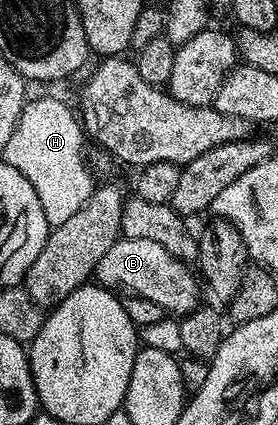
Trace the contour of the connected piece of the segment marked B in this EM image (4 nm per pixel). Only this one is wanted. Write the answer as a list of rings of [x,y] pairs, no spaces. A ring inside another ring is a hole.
[[[121,237],[96,265],[94,278],[104,288],[125,289],[124,292],[158,303],[168,314],[182,317],[200,304],[201,285],[198,276],[192,272],[194,270],[186,262],[173,257],[155,241]]]

